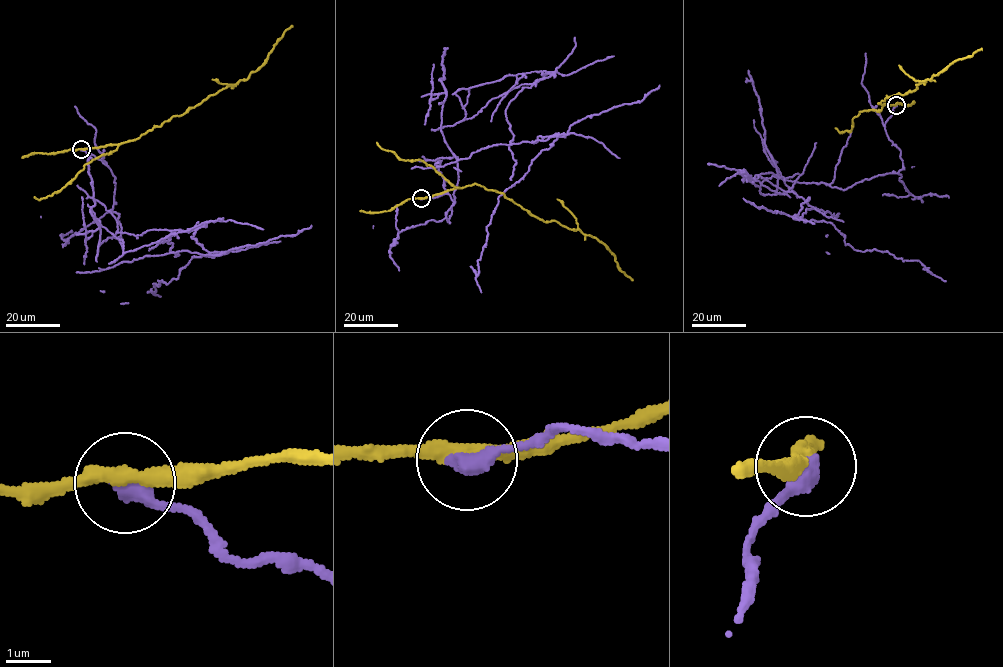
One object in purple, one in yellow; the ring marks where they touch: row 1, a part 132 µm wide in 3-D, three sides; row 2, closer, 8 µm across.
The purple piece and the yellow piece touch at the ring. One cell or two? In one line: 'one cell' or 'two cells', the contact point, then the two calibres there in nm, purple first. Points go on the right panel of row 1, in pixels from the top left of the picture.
two cells; place (896, 105); calibres 460 and 320 nm

